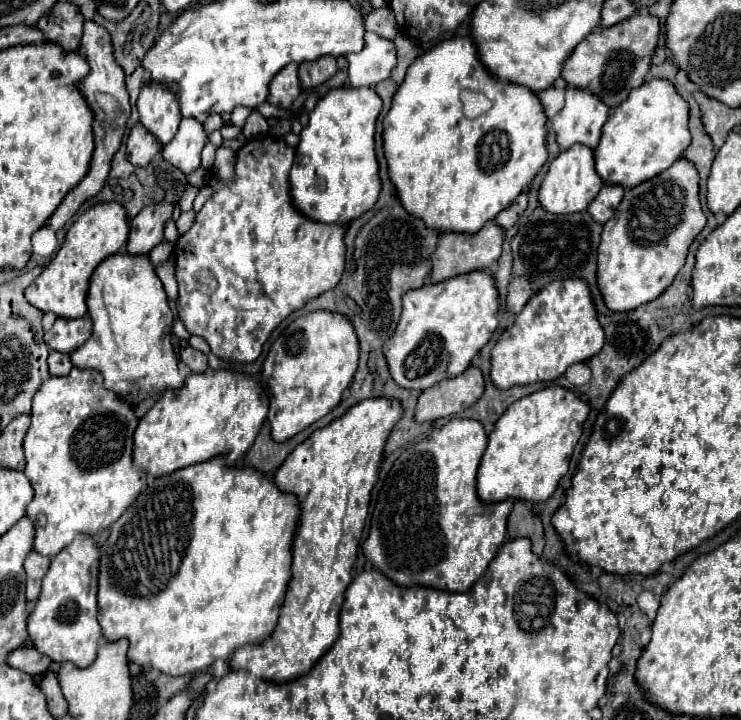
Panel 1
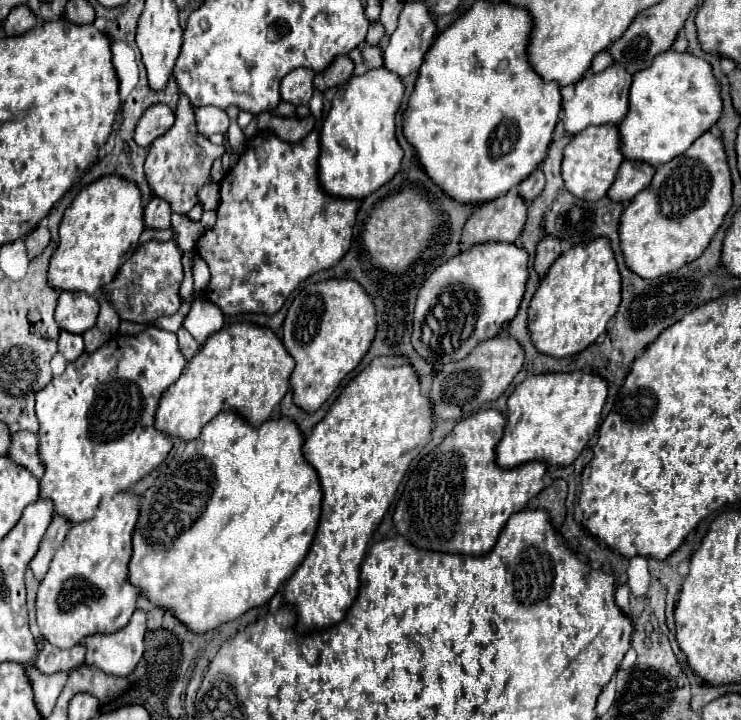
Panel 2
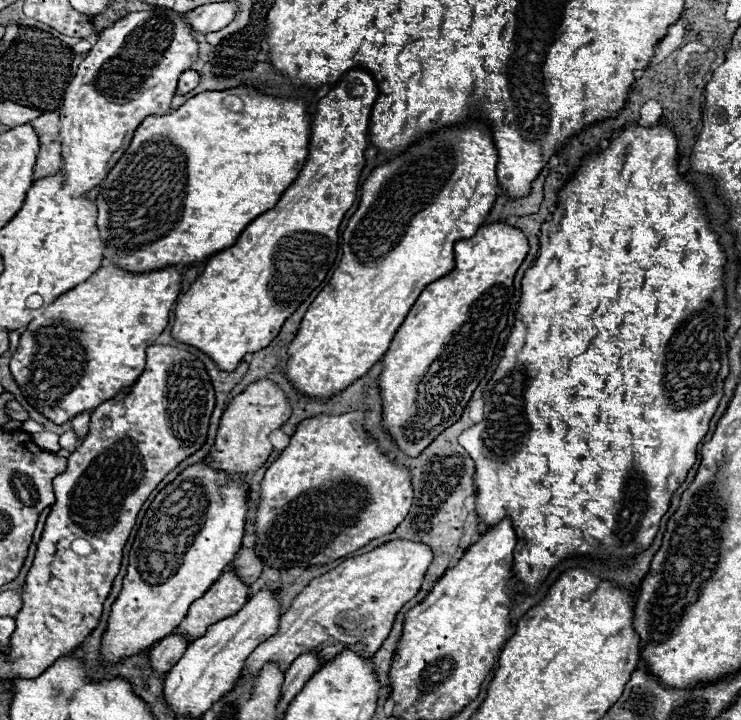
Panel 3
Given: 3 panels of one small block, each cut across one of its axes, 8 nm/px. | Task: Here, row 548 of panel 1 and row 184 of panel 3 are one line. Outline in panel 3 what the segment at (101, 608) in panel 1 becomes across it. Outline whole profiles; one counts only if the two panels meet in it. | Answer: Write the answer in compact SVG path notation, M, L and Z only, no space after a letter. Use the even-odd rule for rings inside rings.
M238 86L232 90L222 92L202 92L184 102L178 110L164 114L164 116L148 116L136 130L130 148L124 152L124 156L118 160L118 164L110 170L106 180L100 186L100 192L96 196L96 208L98 208L98 220L96 226L100 230L100 238L104 244L104 258L112 264L116 264L122 270L128 270L132 274L162 270L166 266L188 266L194 262L202 262L210 258L214 252L222 252L224 248L230 248L236 244L238 236L244 232L244 228L258 218L262 212L268 212L284 194L288 186L296 180L298 172L302 170L306 156L308 156L308 138L310 138L310 116L308 106L304 100L282 100L260 94L252 86ZM232 96L236 96L232 100ZM234 102L240 102L240 110L236 110Z

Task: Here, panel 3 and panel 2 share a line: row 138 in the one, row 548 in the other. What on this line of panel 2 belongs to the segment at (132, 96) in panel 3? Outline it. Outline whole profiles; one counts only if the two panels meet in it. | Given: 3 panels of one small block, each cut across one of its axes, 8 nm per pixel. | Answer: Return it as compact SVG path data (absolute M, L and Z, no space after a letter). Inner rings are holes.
M130 492L106 494L92 520L70 528L62 548L56 552L48 574L36 596L36 618L40 634L56 648L72 648L92 634L114 634L122 630L140 592L128 584L128 558L132 556L132 530L138 520L138 498Z

